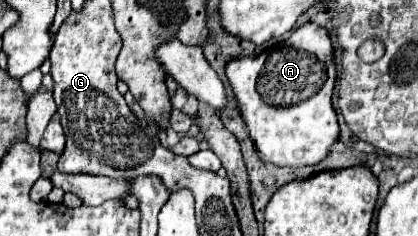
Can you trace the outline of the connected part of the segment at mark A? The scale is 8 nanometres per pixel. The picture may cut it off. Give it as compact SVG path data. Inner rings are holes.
M304 23L286 41L264 49L256 57L240 57L226 65L226 77L236 93L238 109L248 125L262 161L276 167L304 167L320 163L340 137L338 117L332 107L332 93L336 85L336 59L330 35L316 23Z

